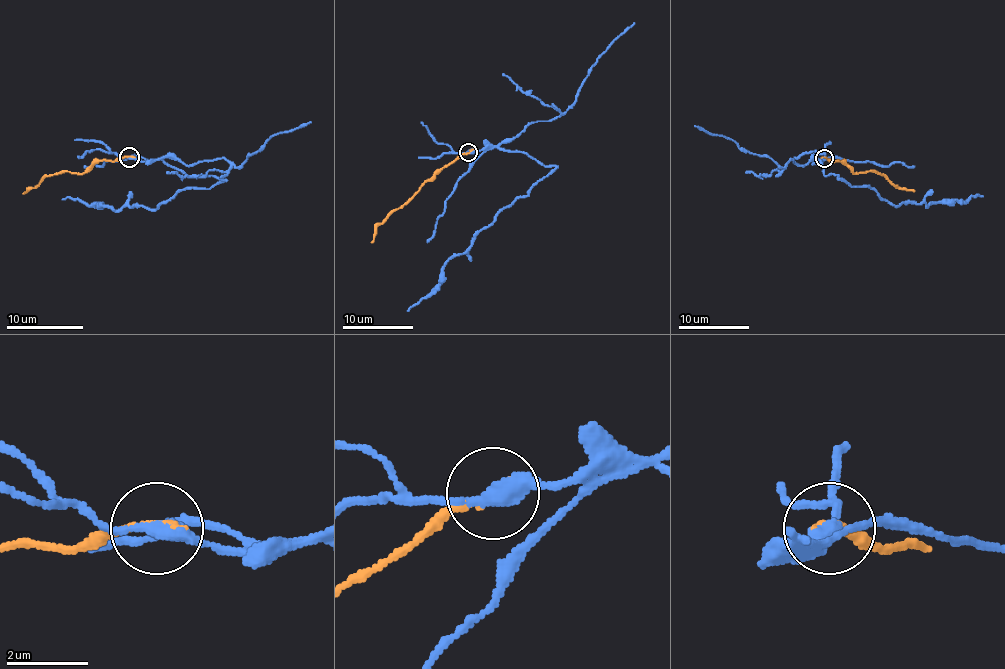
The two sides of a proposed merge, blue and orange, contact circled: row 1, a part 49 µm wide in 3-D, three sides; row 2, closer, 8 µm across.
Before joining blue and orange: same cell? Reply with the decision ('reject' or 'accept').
reject

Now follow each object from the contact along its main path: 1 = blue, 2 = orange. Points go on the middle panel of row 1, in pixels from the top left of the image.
1: (469, 152), (499, 147), (527, 152), (555, 168), (453, 256), (442, 268), (442, 280), (407, 310)
2: (469, 152), (439, 170), (405, 203), (395, 208), (376, 228), (370, 242)

